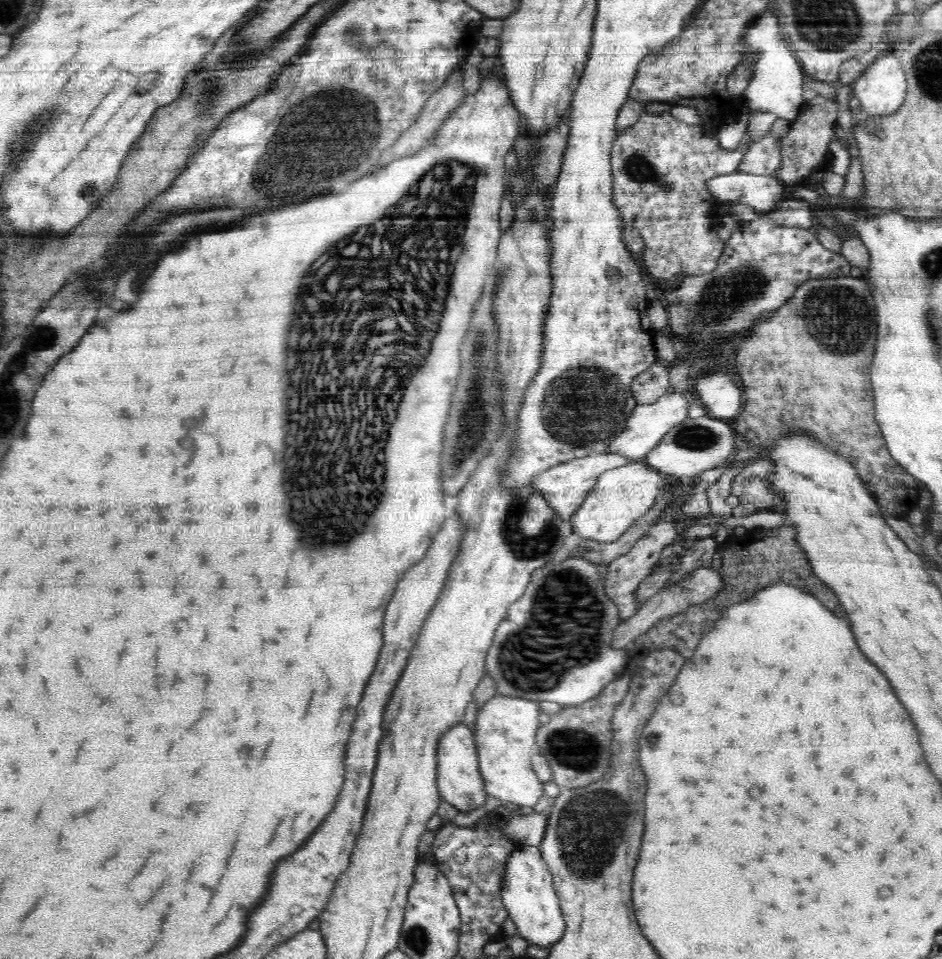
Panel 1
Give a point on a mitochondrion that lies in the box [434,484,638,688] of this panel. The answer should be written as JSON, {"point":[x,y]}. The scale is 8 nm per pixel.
{"point":[523,546]}

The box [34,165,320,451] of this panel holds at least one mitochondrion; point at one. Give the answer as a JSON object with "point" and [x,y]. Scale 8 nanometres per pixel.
{"point":[88,189]}

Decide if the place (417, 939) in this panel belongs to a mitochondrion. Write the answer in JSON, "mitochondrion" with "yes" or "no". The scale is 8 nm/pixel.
{"mitochondrion":"yes"}

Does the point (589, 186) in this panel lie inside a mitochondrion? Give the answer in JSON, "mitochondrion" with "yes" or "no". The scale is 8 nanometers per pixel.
{"mitochondrion":"no"}

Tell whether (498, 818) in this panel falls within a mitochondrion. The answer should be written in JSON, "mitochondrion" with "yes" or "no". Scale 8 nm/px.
{"mitochondrion":"no"}

